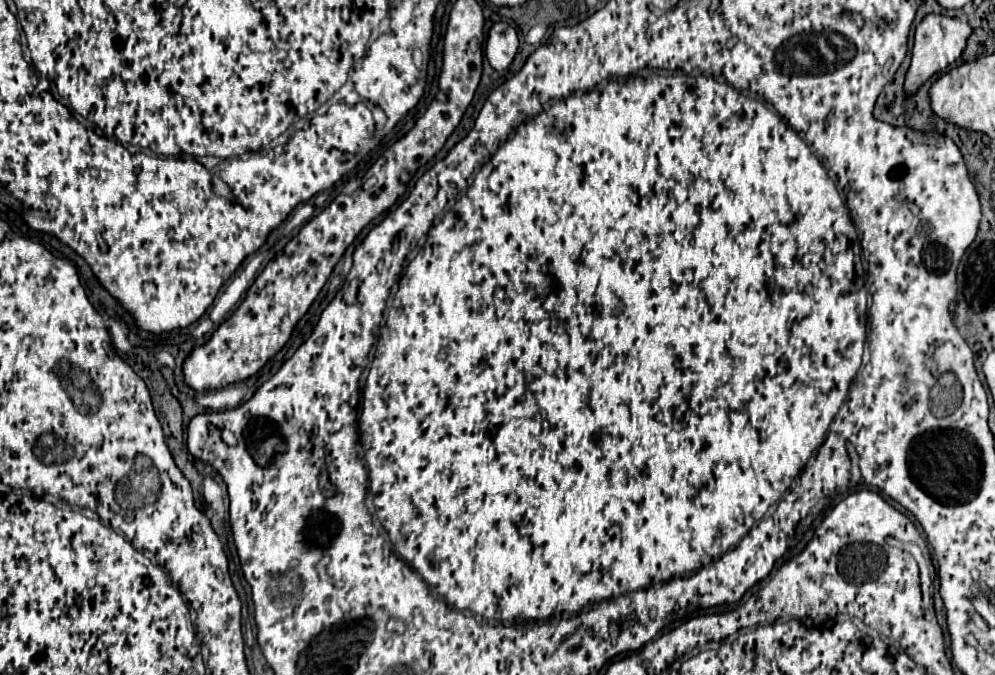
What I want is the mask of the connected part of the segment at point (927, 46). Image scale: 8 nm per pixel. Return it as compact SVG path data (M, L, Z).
M929 13L923 17L923 21L915 29L915 45L913 45L913 59L911 67L905 79L905 89L907 93L913 93L919 85L923 85L933 73L943 71L949 63L953 63L961 51L965 49L967 37L971 35L971 25L959 17L949 17L949 15L937 15Z

